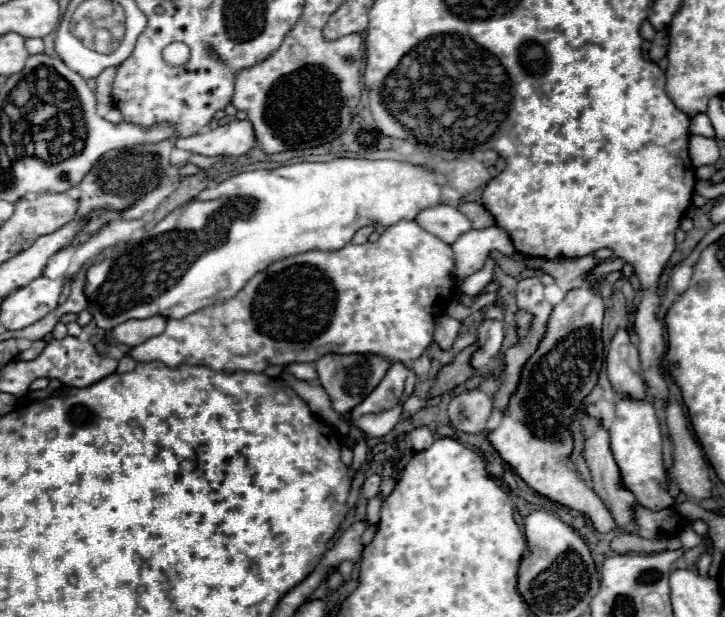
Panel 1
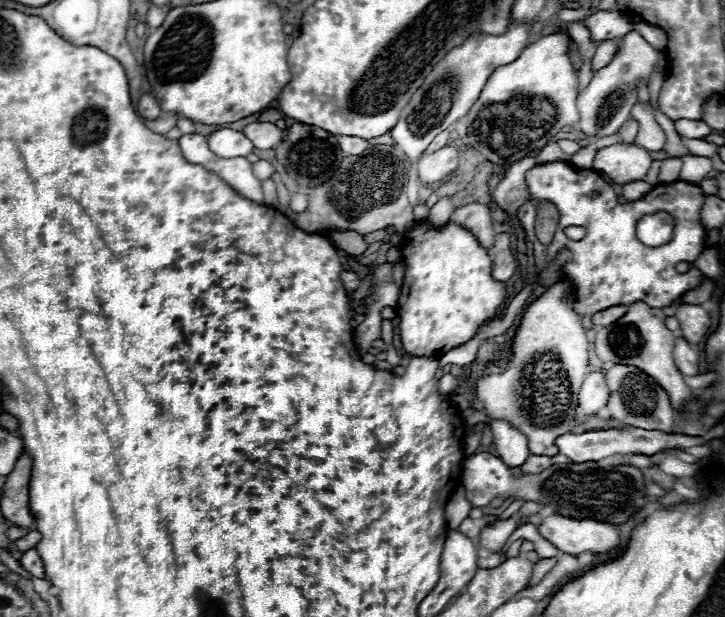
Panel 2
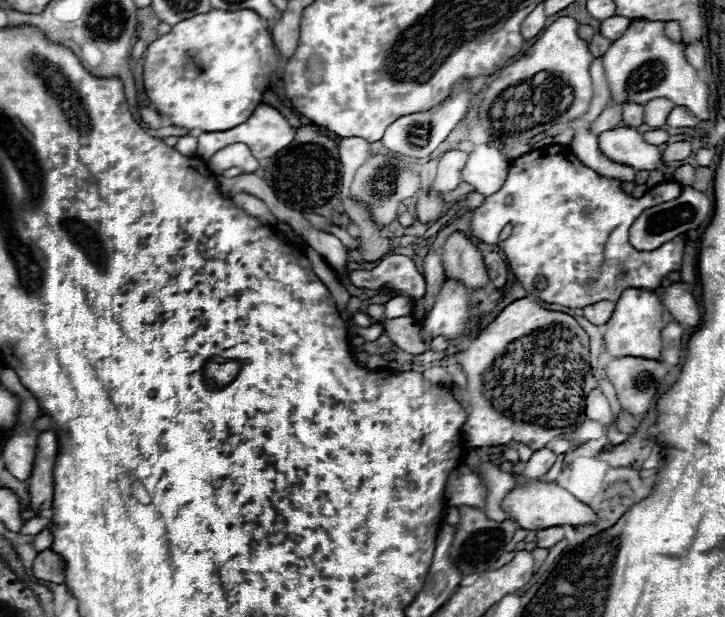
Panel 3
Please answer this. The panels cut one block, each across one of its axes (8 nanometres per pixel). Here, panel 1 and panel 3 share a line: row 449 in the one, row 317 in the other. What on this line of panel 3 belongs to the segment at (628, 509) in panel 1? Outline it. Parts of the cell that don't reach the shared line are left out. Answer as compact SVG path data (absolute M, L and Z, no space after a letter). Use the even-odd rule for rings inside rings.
M602 300L602 302L596 302L596 304L590 304L584 308L584 318L590 320L592 324L606 324L614 312L614 302L608 302L608 300Z

